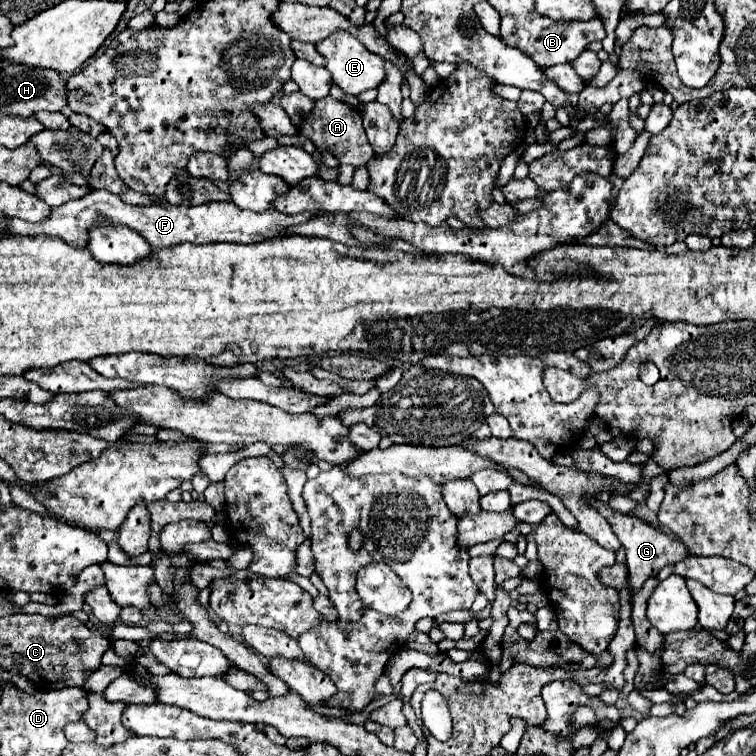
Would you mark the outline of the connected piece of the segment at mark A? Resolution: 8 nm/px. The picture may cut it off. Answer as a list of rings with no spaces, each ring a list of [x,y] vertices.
[[[330,95],[316,101],[312,115],[302,123],[300,133],[304,137],[308,137],[318,147],[318,151],[330,151],[332,155],[336,155],[340,163],[350,163],[354,167],[362,167],[374,155],[374,151],[366,139],[364,127],[362,127],[362,115],[354,107],[340,103],[340,101],[332,99]]]

